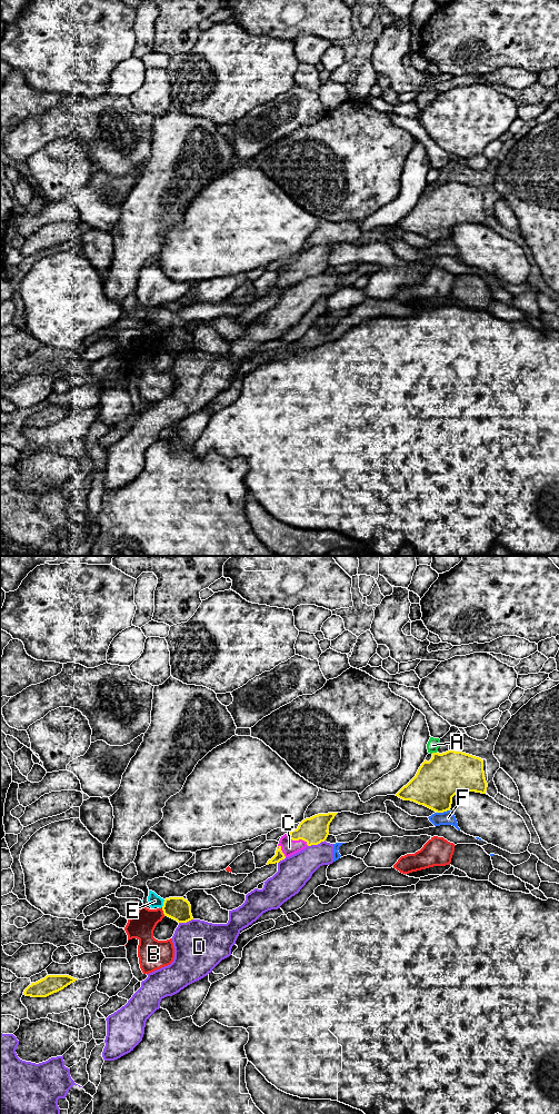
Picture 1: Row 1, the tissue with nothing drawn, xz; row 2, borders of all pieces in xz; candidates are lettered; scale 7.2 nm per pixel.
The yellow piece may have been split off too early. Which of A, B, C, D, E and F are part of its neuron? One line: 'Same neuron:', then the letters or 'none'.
Same neuron: C

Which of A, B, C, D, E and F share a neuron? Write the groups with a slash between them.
A / B / C / D F / E

